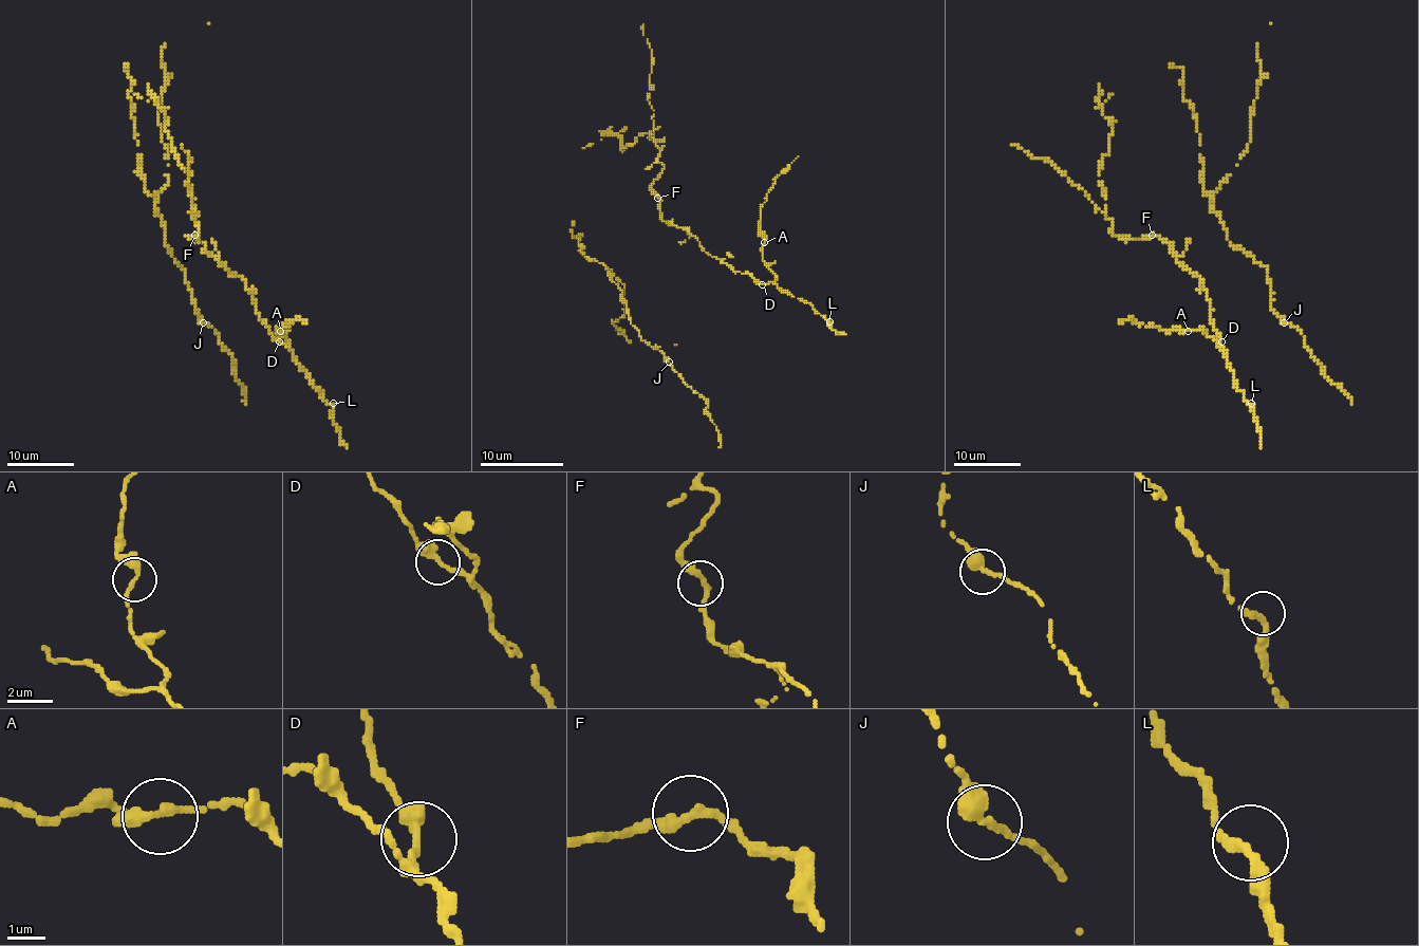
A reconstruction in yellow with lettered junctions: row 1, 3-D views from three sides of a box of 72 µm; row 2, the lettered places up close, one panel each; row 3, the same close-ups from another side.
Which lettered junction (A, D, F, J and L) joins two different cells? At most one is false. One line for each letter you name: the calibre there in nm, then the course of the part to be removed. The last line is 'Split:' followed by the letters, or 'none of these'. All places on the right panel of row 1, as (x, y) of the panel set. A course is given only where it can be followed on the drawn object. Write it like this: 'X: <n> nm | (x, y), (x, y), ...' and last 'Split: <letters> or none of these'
Split: none of these

